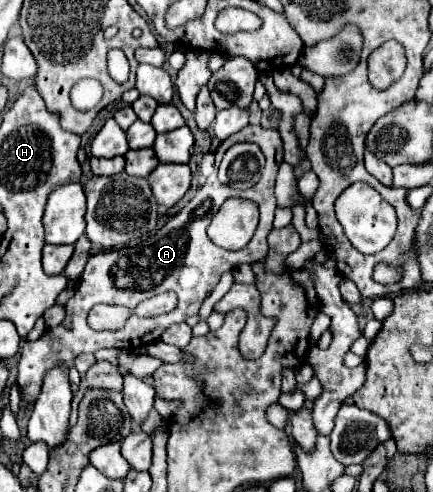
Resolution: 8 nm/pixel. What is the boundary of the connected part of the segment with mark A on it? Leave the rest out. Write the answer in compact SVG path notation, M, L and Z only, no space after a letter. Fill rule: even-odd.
M247 125L237 135L231 135L231 139L221 141L215 155L221 157L221 153L225 153L231 145L241 143L241 141L259 143L261 151L267 157L263 179L253 189L247 189L247 191L236 189L234 192L230 185L219 183L217 173L215 173L213 179L203 183L203 187L195 193L195 197L147 241L89 255L87 267L85 267L83 275L79 277L79 285L75 287L75 295L65 305L65 311L67 311L65 321L57 327L47 329L37 341L25 341L25 345L21 349L17 383L21 385L25 405L35 403L35 399L39 397L41 385L43 385L43 377L53 367L67 365L71 369L77 355L95 353L103 347L117 347L117 349L133 351L133 349L147 347L149 343L155 343L169 325L183 323L187 317L199 313L203 299L217 287L223 273L235 269L241 263L249 263L249 265L257 263L259 259L263 259L267 255L267 235L273 229L273 215L277 209L273 187L275 187L275 175L277 175L279 161L283 161L283 143L275 129L265 129L261 125ZM231 197L249 199L249 201L257 203L257 207L261 211L261 221L255 231L255 237L249 241L249 245L245 249L239 249L239 251L221 249L207 237L207 227L209 227L211 219L215 217L215 213L219 211L223 201ZM163 291L175 291L179 295L179 305L169 315L153 317L153 319L131 315L119 331L93 331L87 325L87 313L97 303L123 305L123 307L135 309L141 301L145 301L153 295L159 295Z

